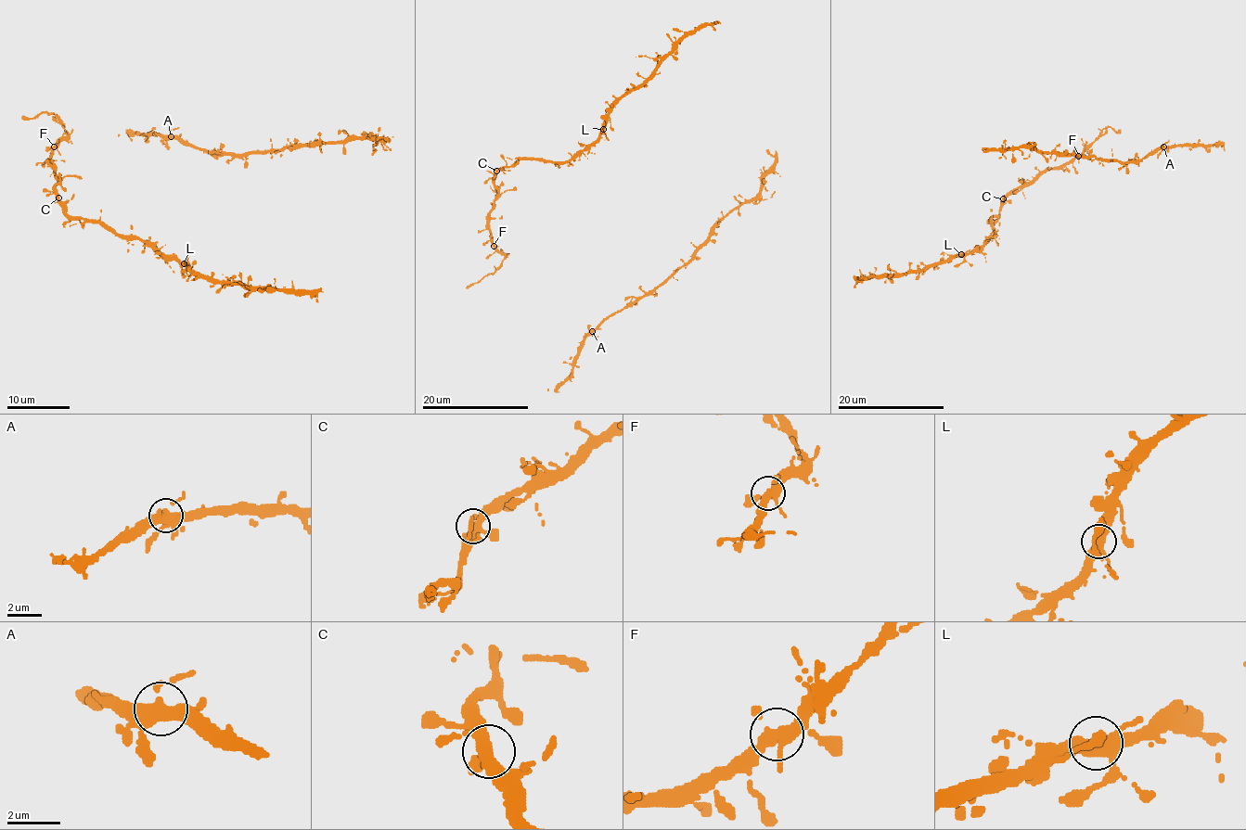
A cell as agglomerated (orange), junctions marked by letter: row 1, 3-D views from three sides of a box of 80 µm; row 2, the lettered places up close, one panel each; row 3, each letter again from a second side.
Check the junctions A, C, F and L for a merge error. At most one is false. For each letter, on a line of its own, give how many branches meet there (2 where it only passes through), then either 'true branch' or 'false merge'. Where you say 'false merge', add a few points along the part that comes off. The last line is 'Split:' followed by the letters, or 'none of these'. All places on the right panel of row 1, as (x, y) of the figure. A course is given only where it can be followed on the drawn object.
A: 4 branches meet; true branch
C: 4 branches meet; true branch
F: 4 branches meet; true branch
L: 4 branches meet; true branch
Split: none of these

